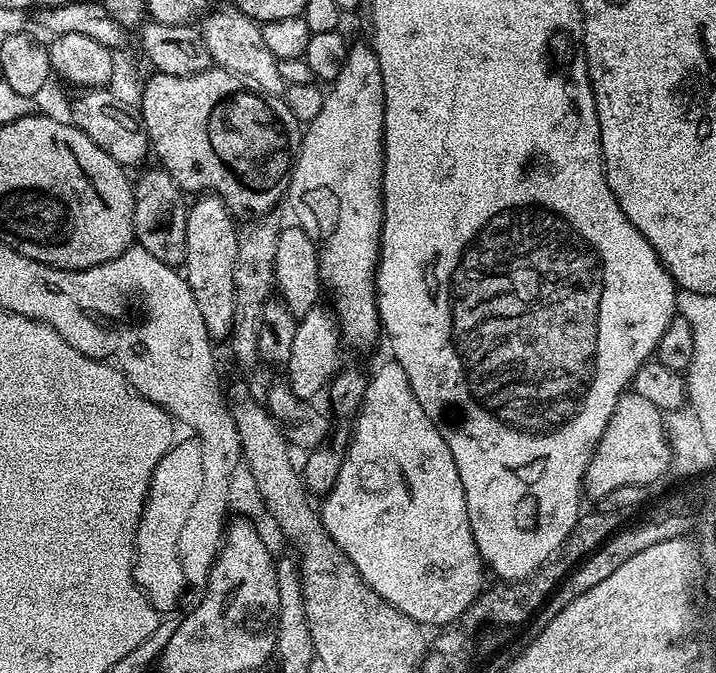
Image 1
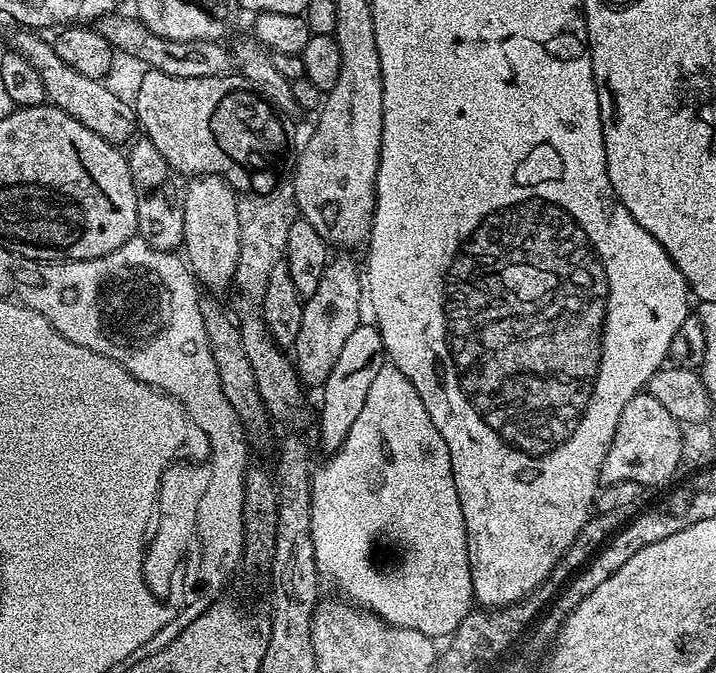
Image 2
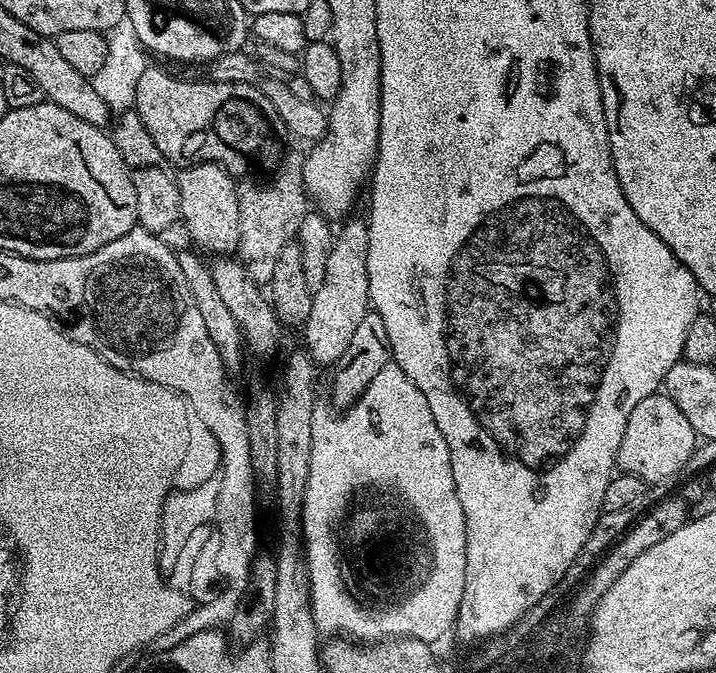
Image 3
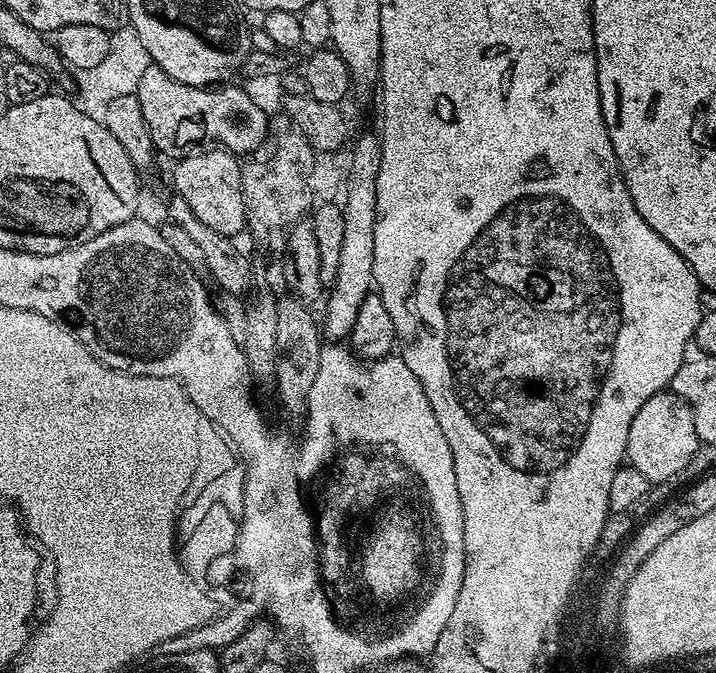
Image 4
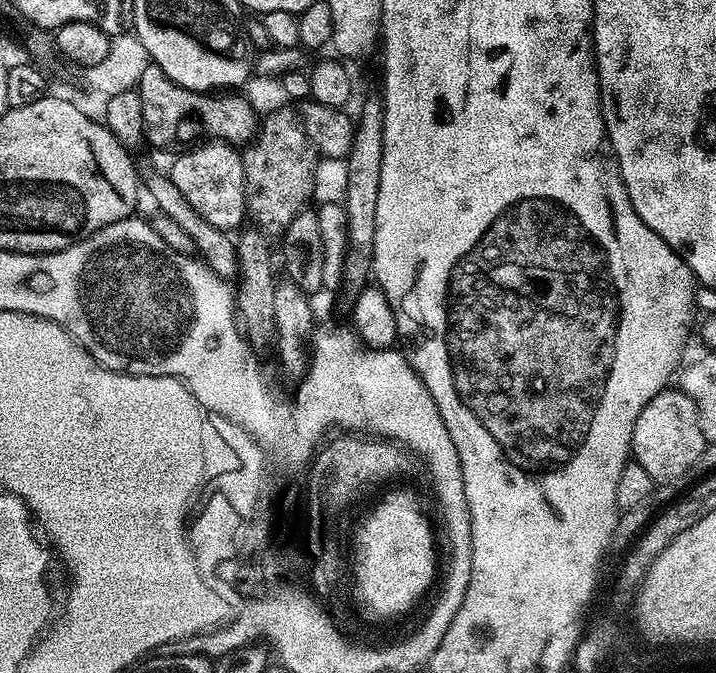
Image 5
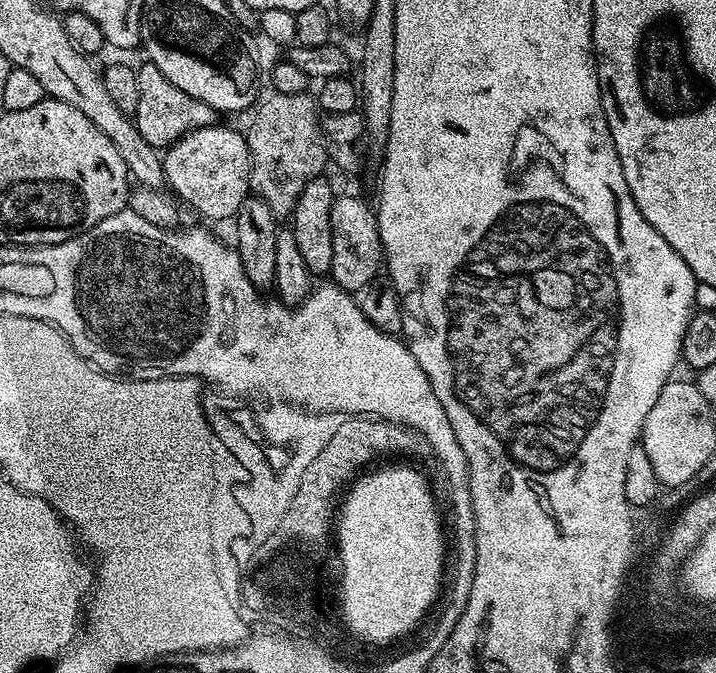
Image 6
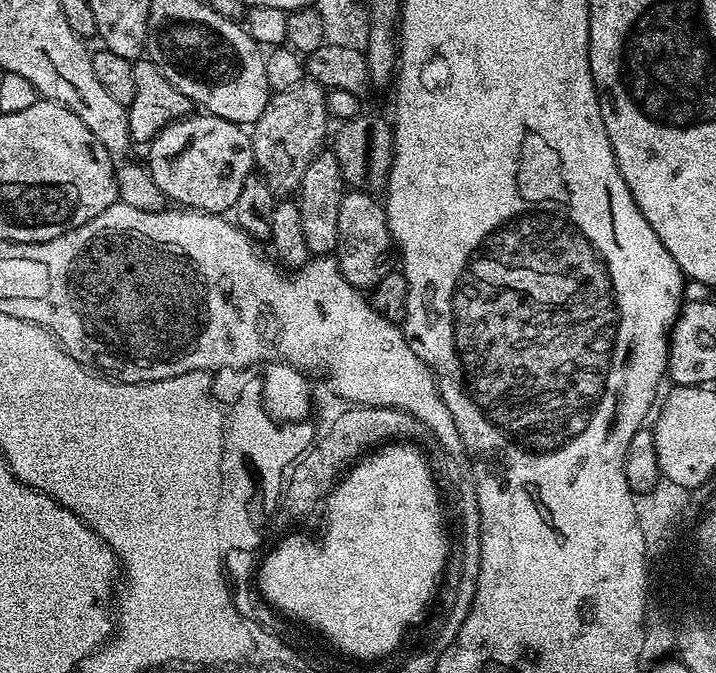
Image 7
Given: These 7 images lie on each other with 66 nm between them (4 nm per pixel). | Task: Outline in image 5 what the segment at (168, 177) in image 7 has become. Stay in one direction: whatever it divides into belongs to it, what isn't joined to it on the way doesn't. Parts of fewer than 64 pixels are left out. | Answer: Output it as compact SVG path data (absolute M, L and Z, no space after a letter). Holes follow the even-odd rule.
M204 142L181 152L184 153L170 167L170 175L174 186L182 190L182 198L186 198L210 226L239 229L246 220L243 155L227 142Z

